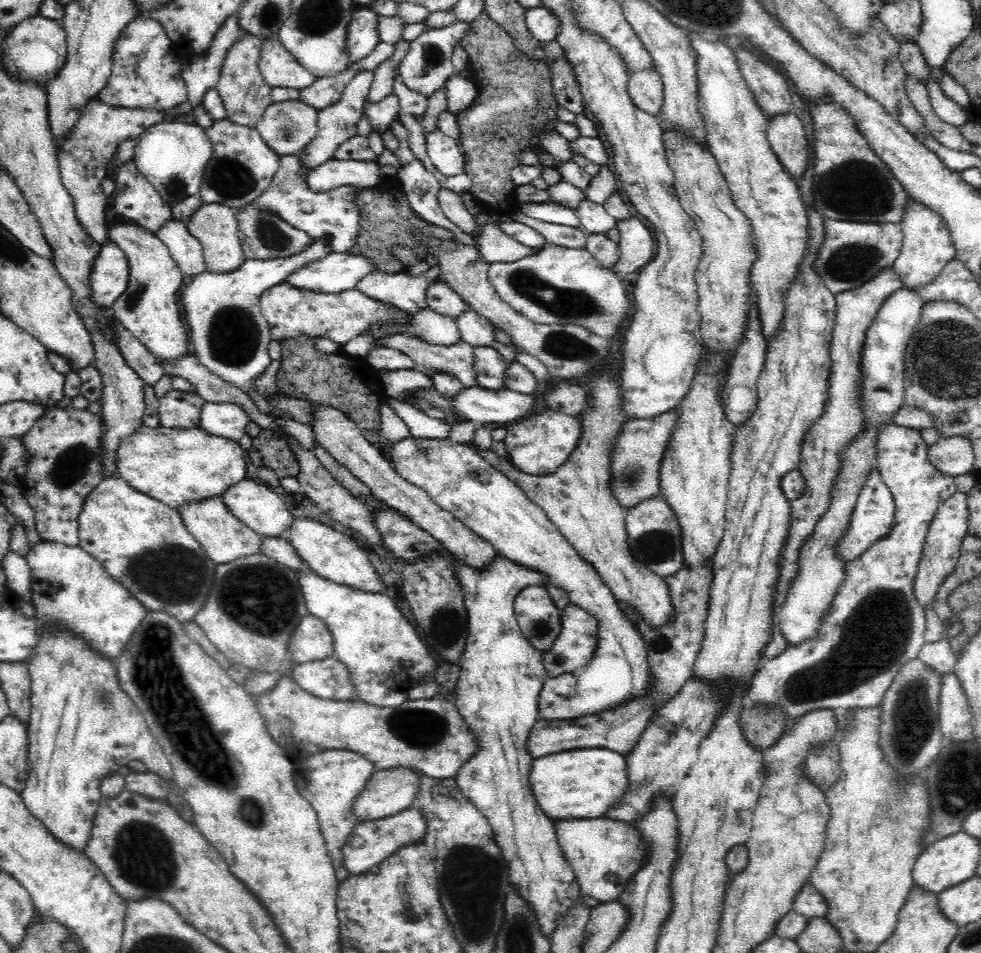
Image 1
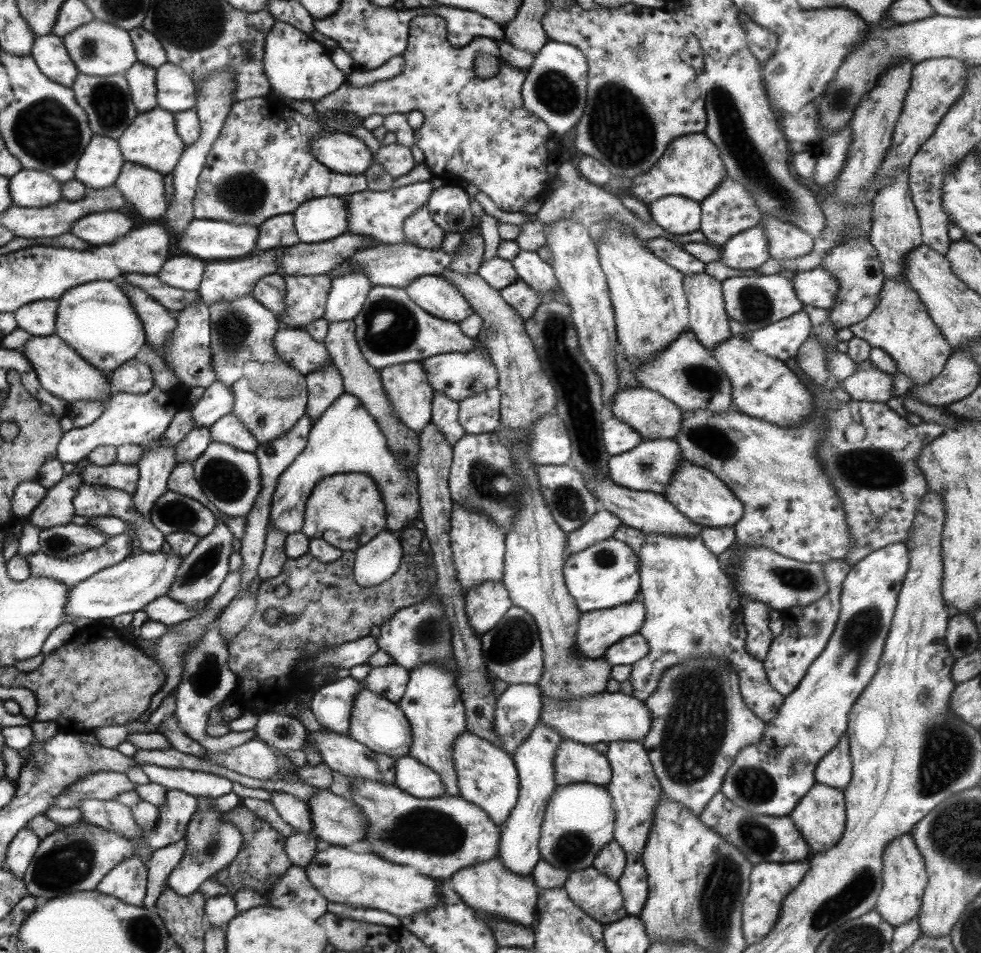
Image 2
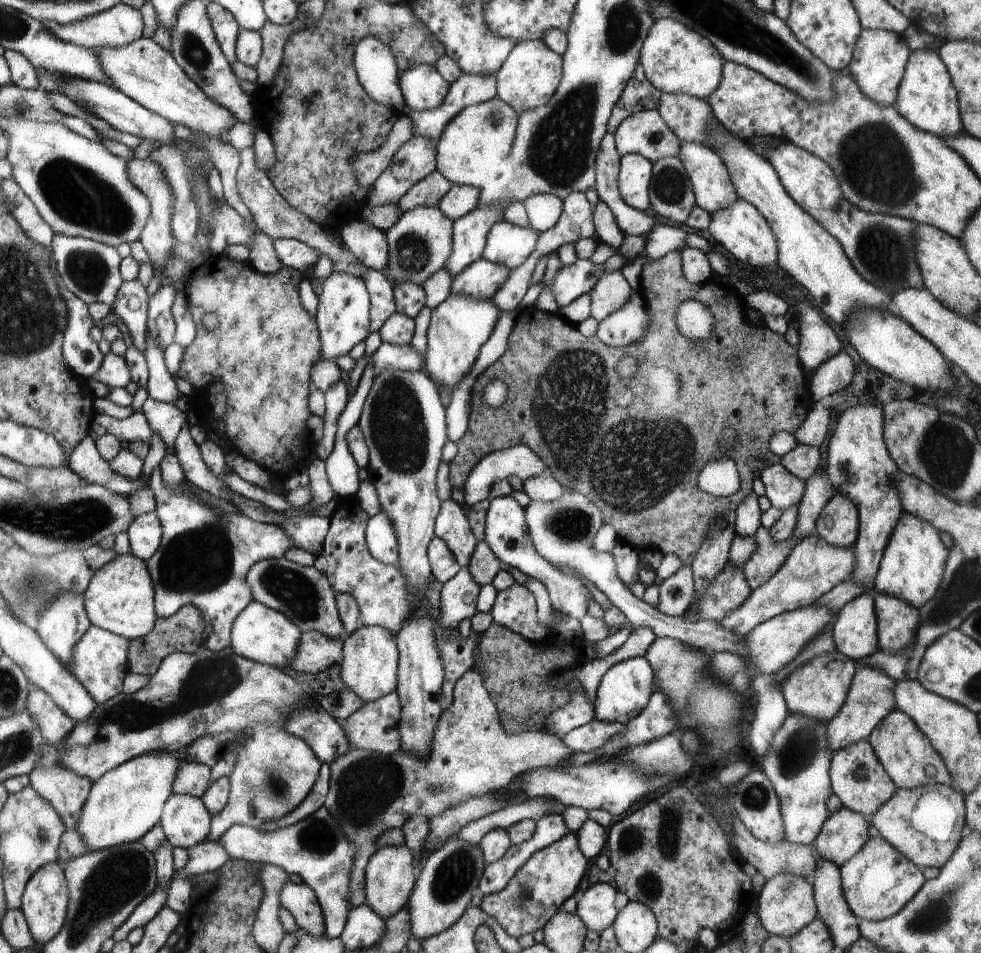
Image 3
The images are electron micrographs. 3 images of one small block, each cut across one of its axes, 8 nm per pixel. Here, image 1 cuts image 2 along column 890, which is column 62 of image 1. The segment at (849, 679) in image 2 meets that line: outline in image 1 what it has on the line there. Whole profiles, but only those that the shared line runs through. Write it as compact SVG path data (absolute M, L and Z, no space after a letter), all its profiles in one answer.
M40 542L24 556L32 568L32 606L38 618L38 640L44 632L68 630L82 638L98 656L114 662L122 656L132 634L148 616L144 604L136 600L104 566L84 552L80 546L64 546L58 542Z

